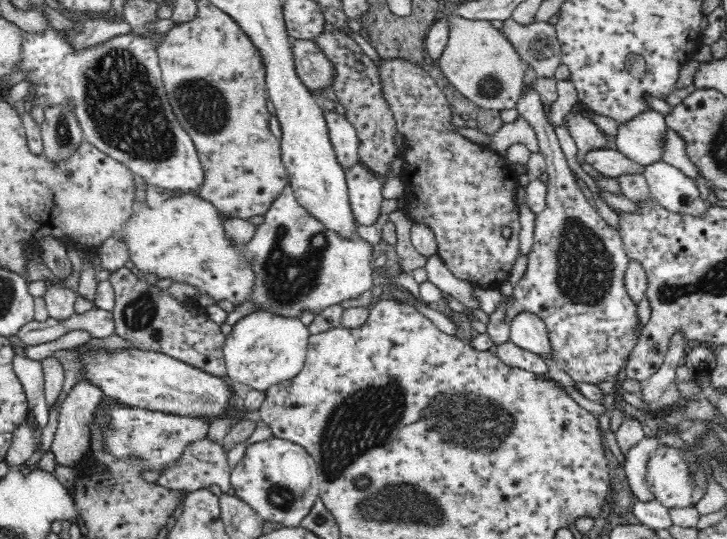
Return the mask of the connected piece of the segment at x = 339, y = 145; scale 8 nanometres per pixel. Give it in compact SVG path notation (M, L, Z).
M325 111L329 138L339 164L346 170L361 163L358 154L359 139L356 130L347 122L345 116Z

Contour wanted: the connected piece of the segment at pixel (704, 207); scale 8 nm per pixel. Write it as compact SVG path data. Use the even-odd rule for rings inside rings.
M656 162L643 173L651 196L674 214L706 216L710 202L704 201L694 179L666 162Z

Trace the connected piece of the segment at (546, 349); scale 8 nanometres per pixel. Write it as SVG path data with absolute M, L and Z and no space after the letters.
M520 312L510 322L511 341L546 360L552 350L549 332L545 322L531 312Z

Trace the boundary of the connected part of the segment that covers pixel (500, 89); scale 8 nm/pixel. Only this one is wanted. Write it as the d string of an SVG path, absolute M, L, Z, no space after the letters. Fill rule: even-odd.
M454 14L448 16L448 44L444 47L437 64L446 79L463 97L474 102L474 105L496 111L511 110L517 106L522 95L522 78L529 66L521 59L502 31L494 28L490 20L467 19Z

